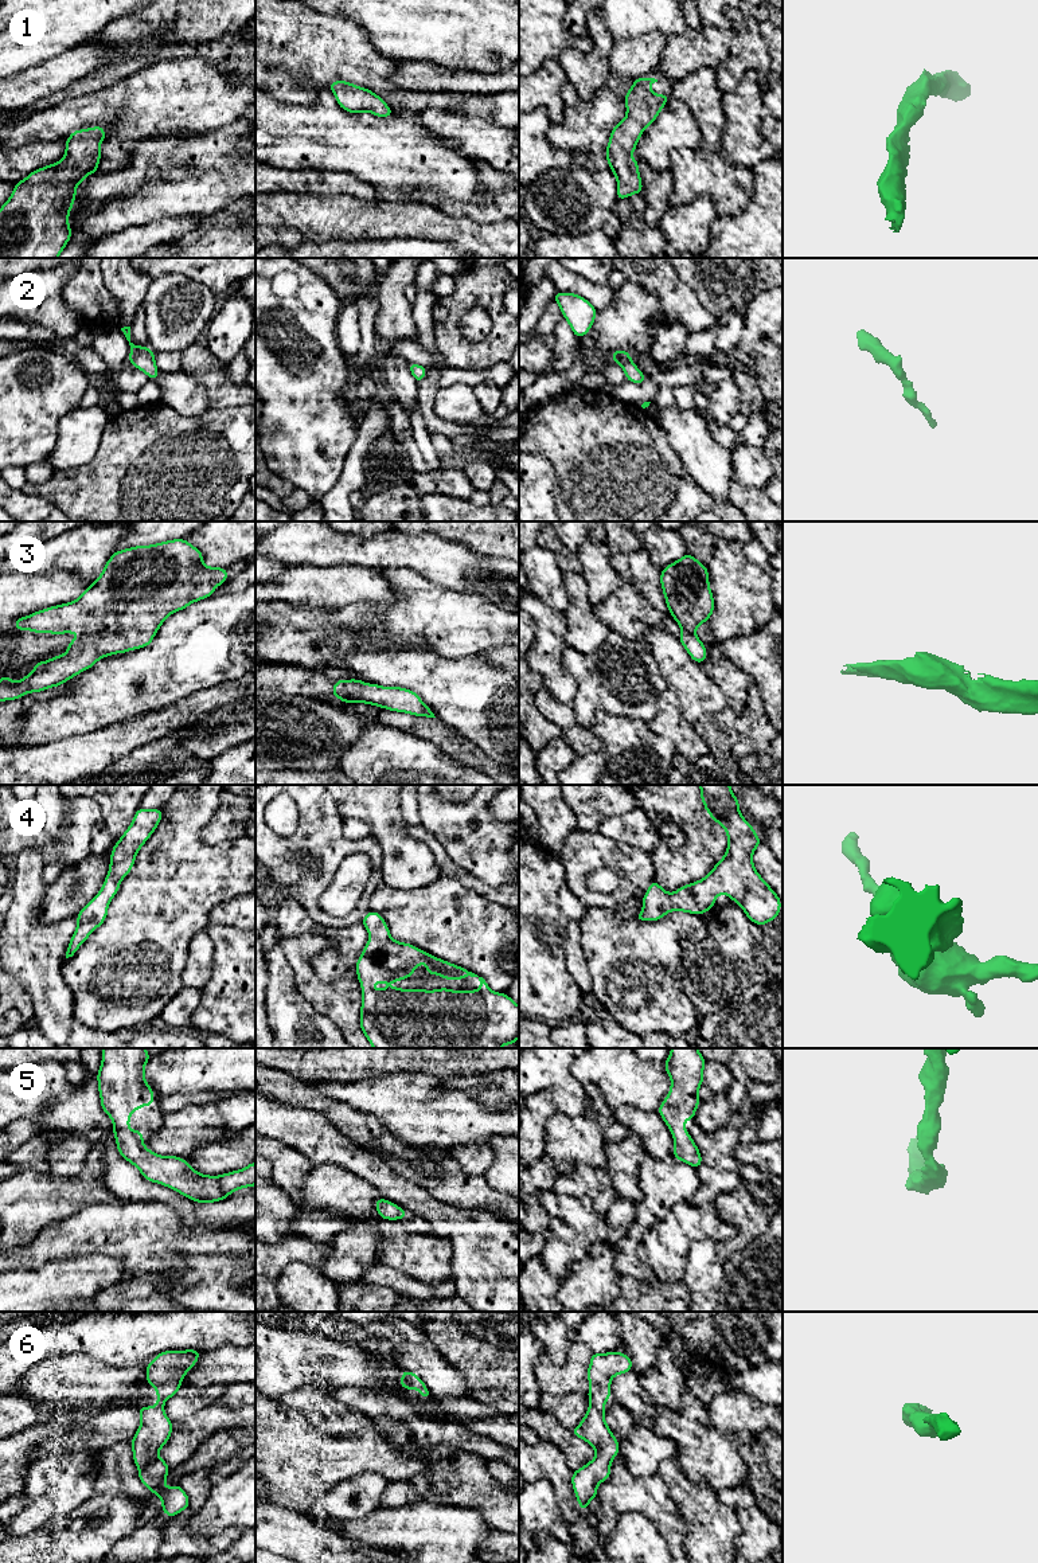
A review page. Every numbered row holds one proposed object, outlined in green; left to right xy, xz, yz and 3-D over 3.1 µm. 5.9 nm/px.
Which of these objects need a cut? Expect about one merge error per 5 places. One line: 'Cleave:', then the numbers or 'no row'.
Cleave: no row

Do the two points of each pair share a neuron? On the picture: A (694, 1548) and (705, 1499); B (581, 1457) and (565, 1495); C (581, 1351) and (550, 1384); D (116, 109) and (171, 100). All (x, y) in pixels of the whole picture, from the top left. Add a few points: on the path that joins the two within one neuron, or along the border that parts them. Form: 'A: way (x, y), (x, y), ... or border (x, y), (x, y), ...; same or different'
A: way (706, 1536), (705, 1511); same
B: border (555, 1444), (565, 1454), (566, 1462), (573, 1470); different
C: way (577, 1360), (560, 1378); same
D: way (129, 109), (157, 101); same

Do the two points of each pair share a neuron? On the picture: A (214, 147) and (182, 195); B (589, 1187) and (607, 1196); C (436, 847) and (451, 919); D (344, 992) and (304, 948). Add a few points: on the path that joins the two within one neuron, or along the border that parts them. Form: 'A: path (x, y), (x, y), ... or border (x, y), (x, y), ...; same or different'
A: path (214, 160), (202, 180), (195, 183); same
B: path (593, 1188), (603, 1195); same
C: border (441, 875), (455, 878), (471, 889); different
D: path (328, 992), (323, 992), (304, 973), (304, 964); same

